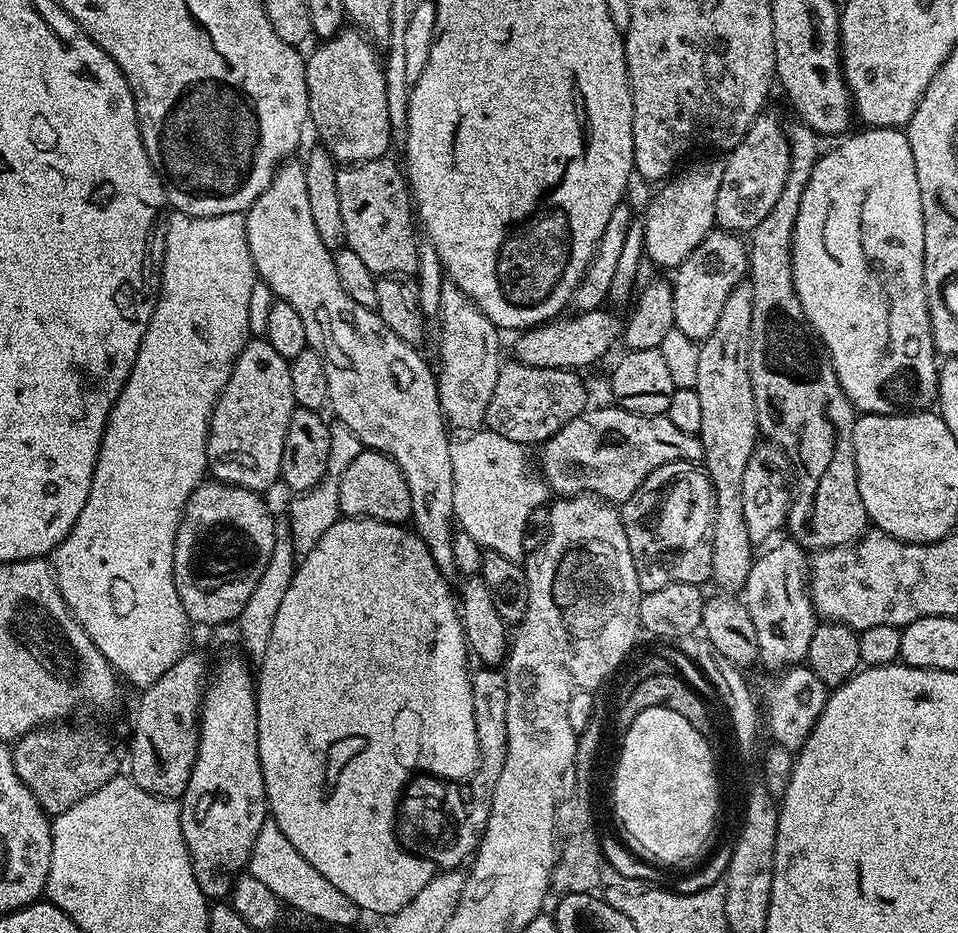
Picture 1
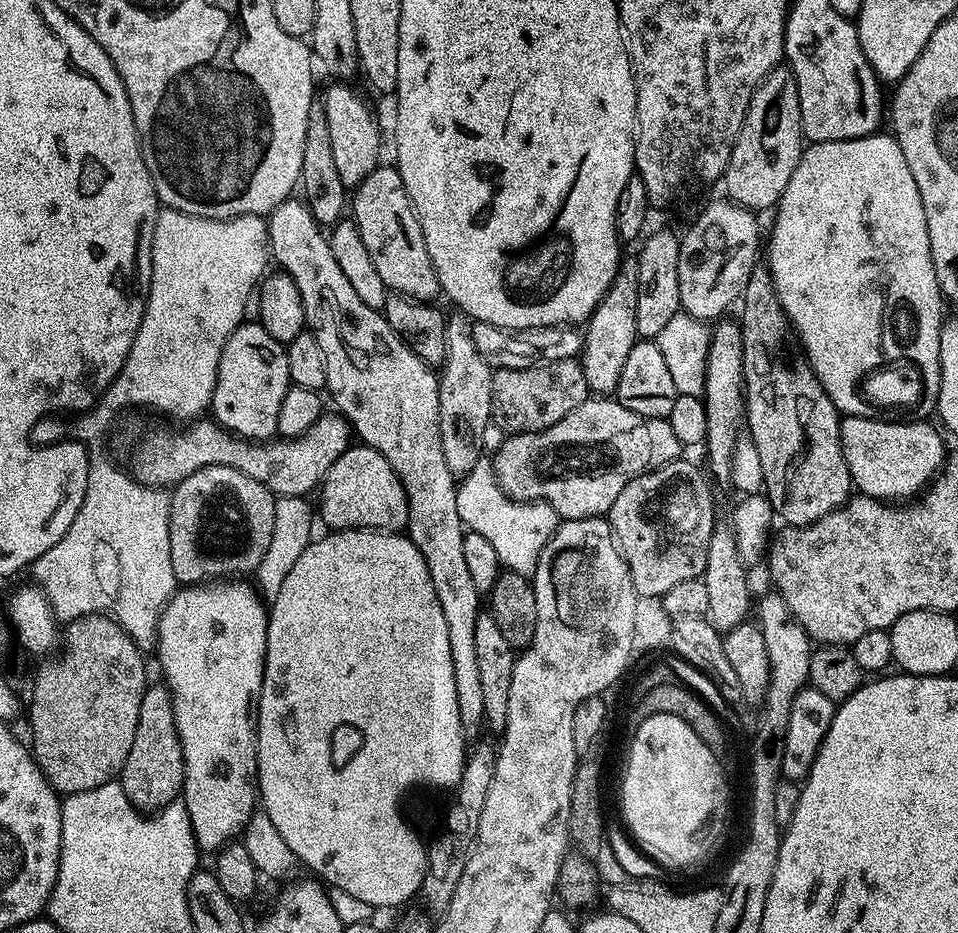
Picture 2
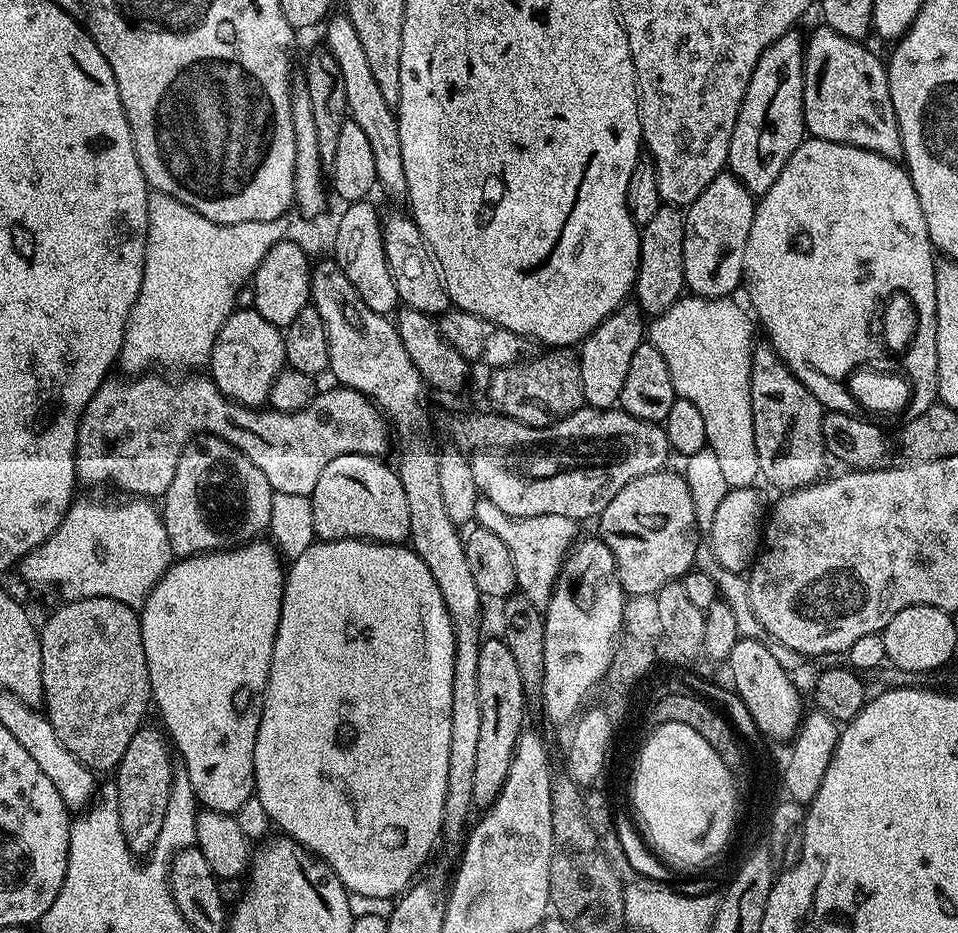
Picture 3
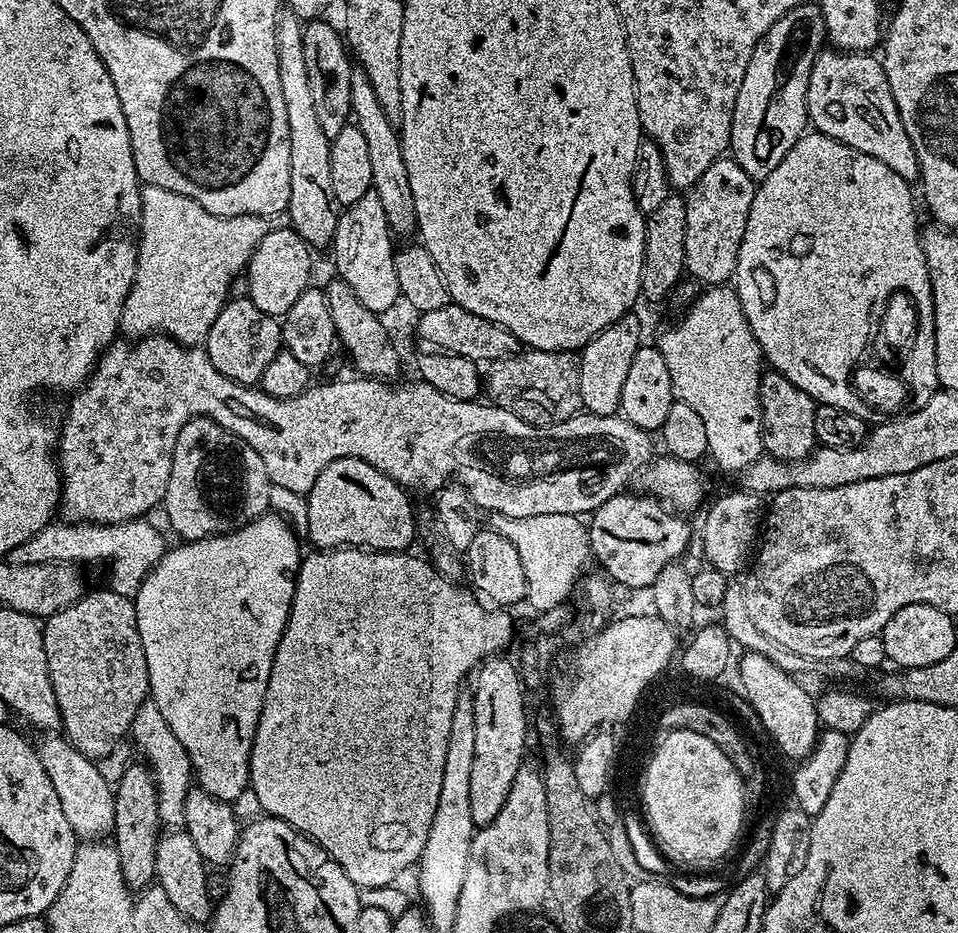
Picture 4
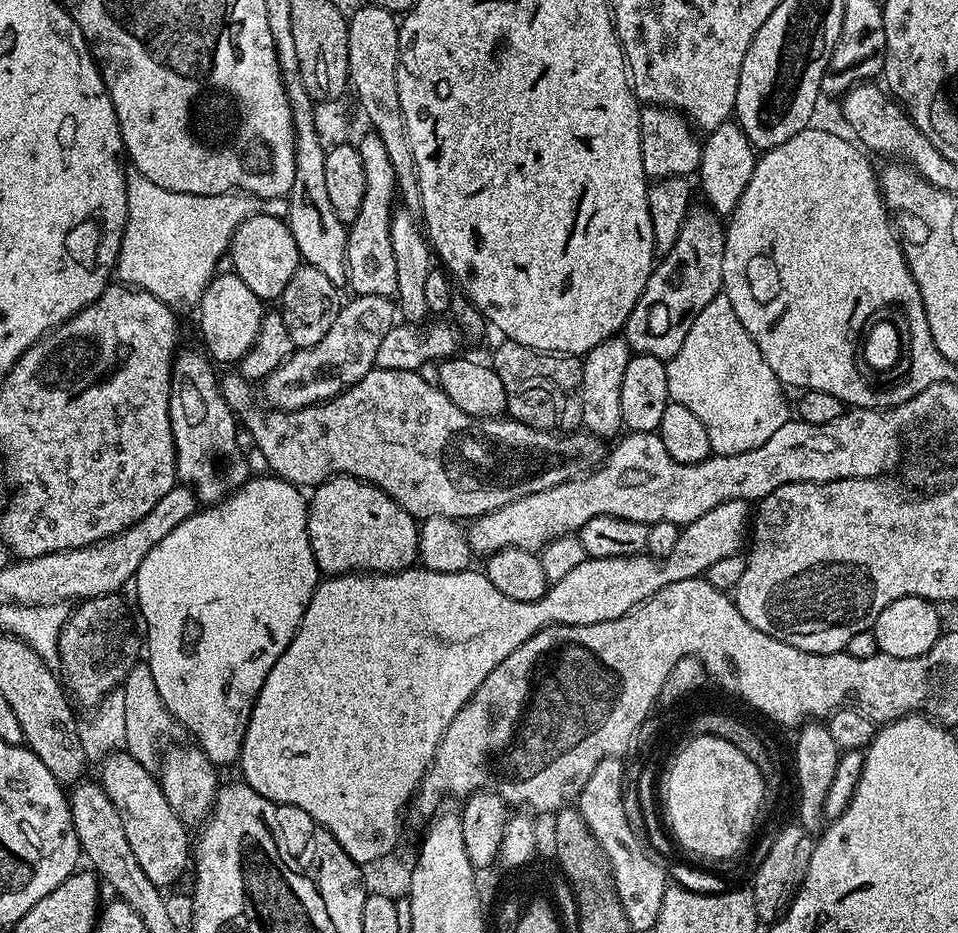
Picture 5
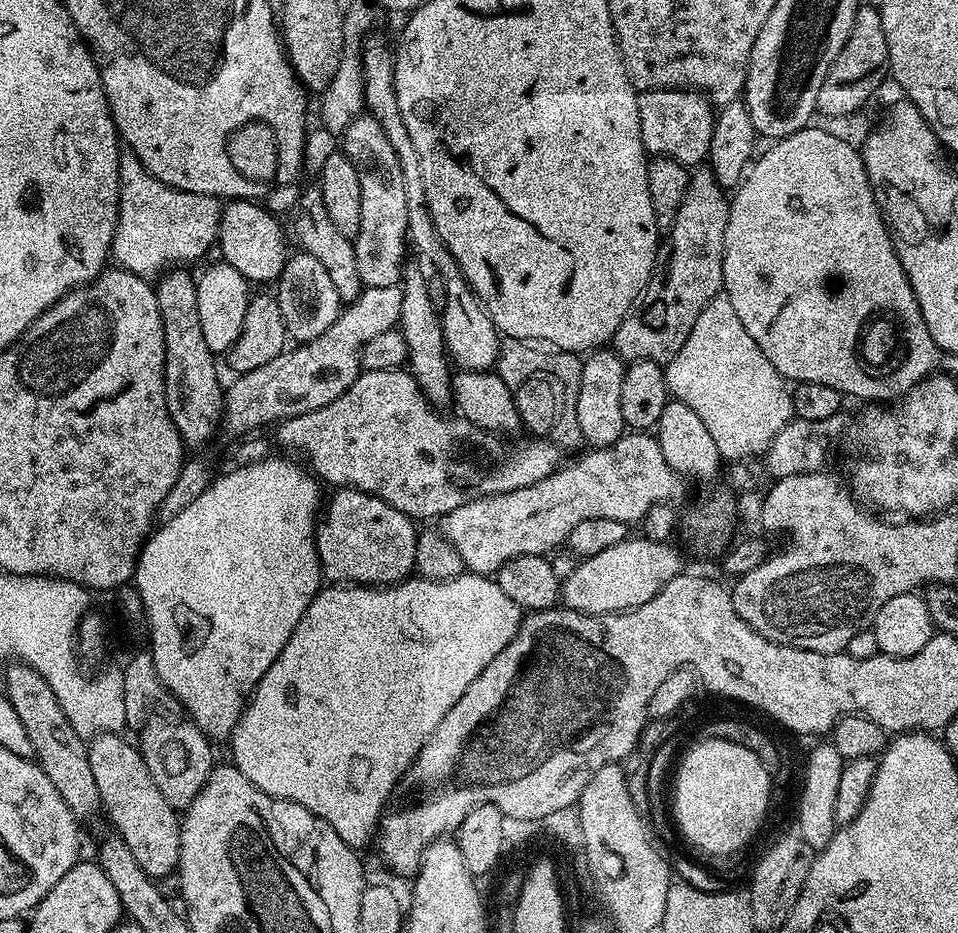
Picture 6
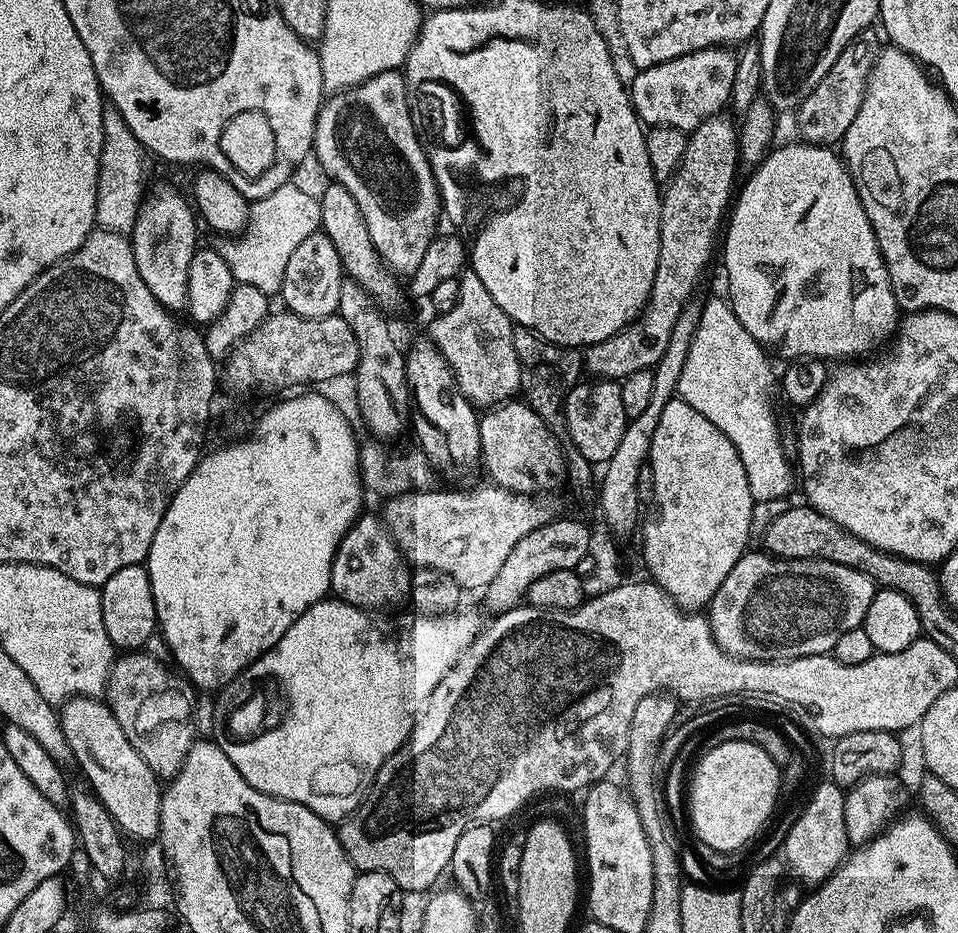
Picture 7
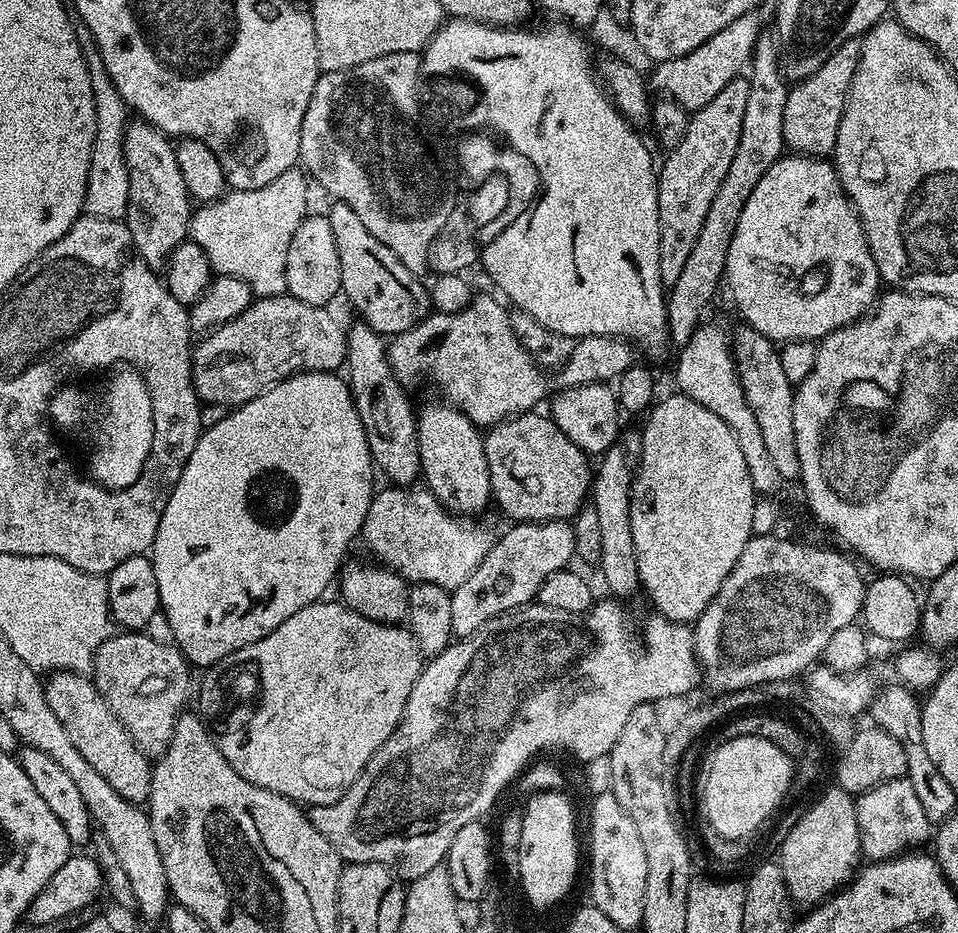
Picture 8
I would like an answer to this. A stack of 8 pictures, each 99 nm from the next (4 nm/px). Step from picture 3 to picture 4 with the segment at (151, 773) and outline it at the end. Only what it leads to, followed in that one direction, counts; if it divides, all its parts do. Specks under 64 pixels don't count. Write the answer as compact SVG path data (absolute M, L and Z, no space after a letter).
M139 764L123 772L119 782L116 782L114 795L115 826L112 831L112 838L116 840L114 851L127 889L135 892L155 879L158 826L160 827L157 784L149 771Z

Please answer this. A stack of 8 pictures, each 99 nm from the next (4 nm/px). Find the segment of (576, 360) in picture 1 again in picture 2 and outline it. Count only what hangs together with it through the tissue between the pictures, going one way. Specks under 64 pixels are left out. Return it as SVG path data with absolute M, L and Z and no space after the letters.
M476 322L471 325L471 330L478 353L493 370L498 368L526 370L539 364L549 364L559 360L575 360L581 355L584 347L583 335L575 327L562 324L554 326L537 324L526 328L505 328L502 324Z

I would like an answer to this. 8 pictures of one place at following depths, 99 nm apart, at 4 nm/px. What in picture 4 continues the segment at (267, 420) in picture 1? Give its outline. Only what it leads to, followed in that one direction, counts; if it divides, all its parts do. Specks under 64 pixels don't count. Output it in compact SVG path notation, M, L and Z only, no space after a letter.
M247 298L229 299L208 331L206 347L214 370L221 372L228 380L252 386L260 379L274 354L282 346L282 324L279 319L267 316L254 302Z

